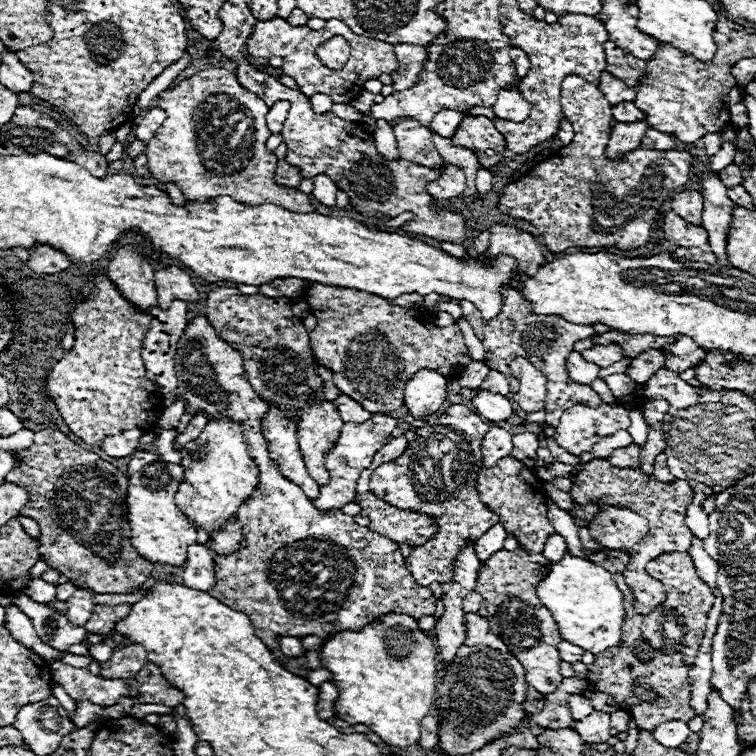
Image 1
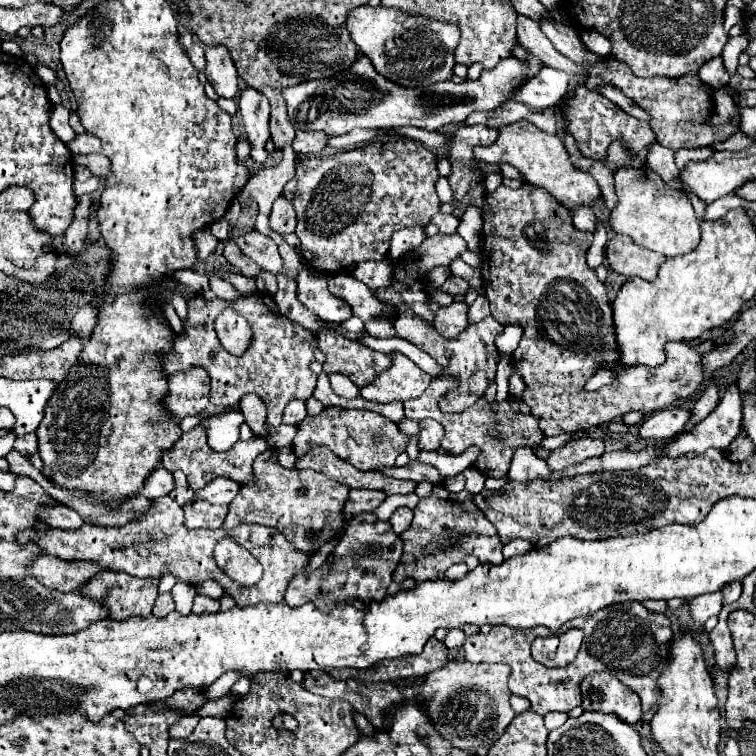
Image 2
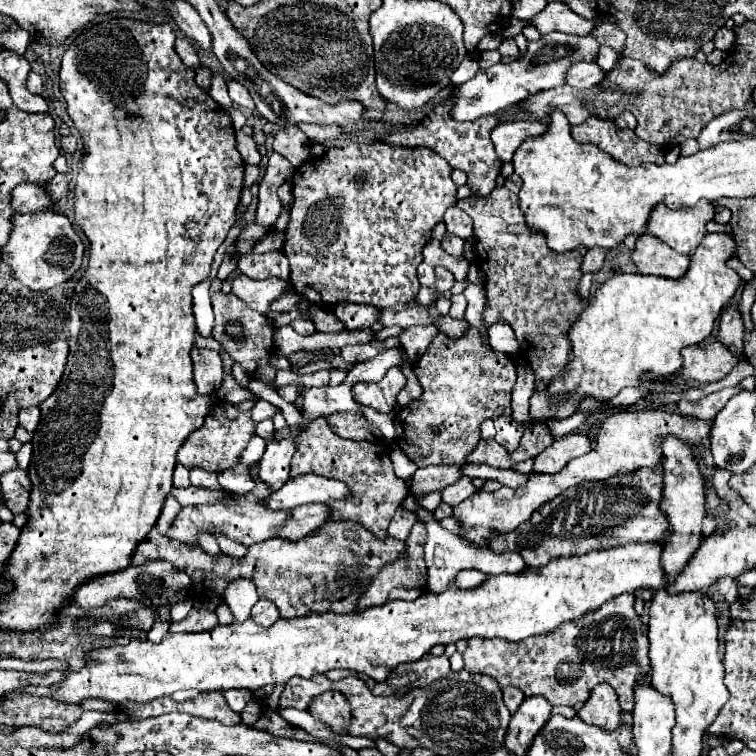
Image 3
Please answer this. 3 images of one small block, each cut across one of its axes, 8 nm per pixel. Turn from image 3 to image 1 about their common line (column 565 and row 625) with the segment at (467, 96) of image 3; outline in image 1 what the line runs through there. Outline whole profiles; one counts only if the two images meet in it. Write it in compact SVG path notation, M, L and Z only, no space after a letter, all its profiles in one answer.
M26 594L10 596L10 602L16 604L22 612L28 612L32 616L32 624L36 628L36 634L42 642L50 644L56 650L66 650L72 644L80 644L84 636L88 634L84 626L72 626L68 624L68 616L50 608L48 604L36 604L28 600Z

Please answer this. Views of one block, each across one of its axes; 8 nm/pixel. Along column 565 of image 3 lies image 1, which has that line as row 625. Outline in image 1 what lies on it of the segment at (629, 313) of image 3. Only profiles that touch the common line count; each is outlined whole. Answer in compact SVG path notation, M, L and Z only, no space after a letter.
M386 614L386 616L382 616L382 620L366 626L360 632L348 632L346 630L346 632L340 632L340 634L334 634L334 636L326 638L326 644L320 648L320 656L322 656L322 666L332 672L332 682L338 686L338 700L336 700L334 710L348 724L366 724L388 746L408 748L408 746L416 744L420 740L420 720L430 714L430 708L434 706L434 700L436 700L436 686L438 686L438 682L436 682L436 654L438 654L438 650L436 650L434 642L418 628L418 622L414 618L404 616L404 614Z

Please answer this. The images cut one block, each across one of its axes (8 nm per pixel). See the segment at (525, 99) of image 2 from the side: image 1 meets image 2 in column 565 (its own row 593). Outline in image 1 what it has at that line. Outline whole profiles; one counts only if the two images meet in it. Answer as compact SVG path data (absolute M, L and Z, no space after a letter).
M78 588L70 598L68 598L68 620L72 624L86 624L94 608L94 592Z

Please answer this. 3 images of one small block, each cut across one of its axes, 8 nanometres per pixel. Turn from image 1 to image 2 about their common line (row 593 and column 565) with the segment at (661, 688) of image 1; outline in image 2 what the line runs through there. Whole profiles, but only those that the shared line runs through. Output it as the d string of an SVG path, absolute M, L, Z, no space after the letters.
M640 602L636 604L614 604L612 608L604 608L600 612L594 612L592 616L586 618L574 618L568 624L562 624L564 632L568 628L582 628L586 632L586 640L576 656L574 662L570 662L564 668L544 668L540 662L532 660L532 652L530 646L534 642L536 636L550 636L552 632L548 628L530 628L528 632L520 632L520 628L508 628L508 626L494 626L488 634L474 634L464 642L464 652L466 652L466 660L468 662L504 662L512 668L512 676L508 682L508 688L512 694L524 696L530 700L532 710L540 716L544 716L546 712L558 710L558 712L568 712L574 706L582 704L580 698L580 682L592 674L592 672L610 672L612 676L616 676L622 684L626 684L628 688L632 688L640 700L642 700L642 710L650 712L658 700L660 700L660 690L658 690L658 678L662 676L664 668L668 666L670 660L670 642L672 642L672 628L670 628L670 620L664 614L658 612L650 612L646 610Z

